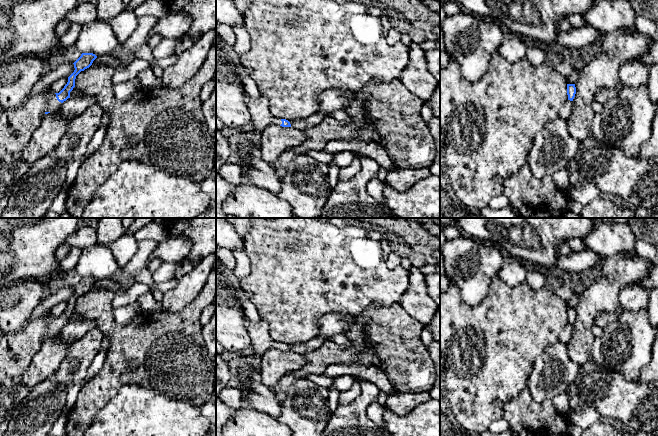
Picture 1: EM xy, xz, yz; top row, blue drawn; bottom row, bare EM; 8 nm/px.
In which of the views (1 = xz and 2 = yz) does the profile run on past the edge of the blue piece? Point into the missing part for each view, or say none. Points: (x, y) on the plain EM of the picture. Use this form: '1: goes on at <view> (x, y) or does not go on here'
1: goes on at xz (259, 332)
2: does not go on here

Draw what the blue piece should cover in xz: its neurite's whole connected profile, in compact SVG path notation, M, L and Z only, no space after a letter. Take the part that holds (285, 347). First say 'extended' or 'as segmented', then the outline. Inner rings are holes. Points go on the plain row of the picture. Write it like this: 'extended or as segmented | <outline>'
extended | M247 319L245 326L252 340L250 347L254 351L252 355L246 357L246 366L250 369L260 369L261 357L270 348L291 351L288 344L279 343L270 337L267 321L260 319L260 321L256 323Z

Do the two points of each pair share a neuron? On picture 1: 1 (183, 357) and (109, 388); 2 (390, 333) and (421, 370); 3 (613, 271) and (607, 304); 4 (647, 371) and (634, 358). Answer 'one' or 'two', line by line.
1: one
2: one
3: one
4: two

